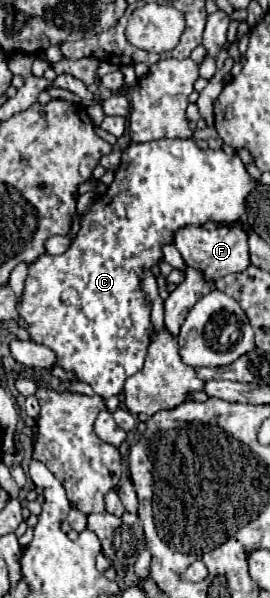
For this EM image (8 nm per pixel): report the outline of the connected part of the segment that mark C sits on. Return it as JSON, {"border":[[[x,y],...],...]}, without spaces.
{"border":[[[160,139],[160,141],[148,141],[148,143],[130,143],[122,151],[120,165],[114,171],[114,181],[110,183],[106,193],[96,197],[92,201],[92,205],[88,207],[88,211],[80,217],[80,231],[72,239],[70,247],[62,255],[48,255],[48,253],[44,253],[44,255],[40,255],[30,265],[30,271],[28,271],[28,277],[26,277],[26,283],[24,283],[24,293],[22,293],[22,297],[20,297],[18,305],[16,305],[18,315],[26,323],[26,331],[30,335],[30,339],[40,343],[40,345],[50,347],[56,353],[56,365],[62,367],[64,371],[72,371],[76,379],[86,381],[88,385],[92,385],[96,395],[112,397],[112,395],[122,393],[124,381],[144,367],[144,357],[146,357],[146,351],[148,351],[148,345],[150,345],[150,333],[152,333],[150,309],[152,309],[152,305],[150,305],[150,299],[146,297],[146,293],[142,291],[142,285],[140,285],[142,273],[146,269],[152,269],[154,265],[160,263],[160,259],[164,257],[162,255],[162,247],[166,243],[170,243],[170,237],[176,233],[176,229],[182,229],[186,225],[204,225],[208,221],[212,221],[212,223],[226,223],[226,225],[236,223],[242,217],[242,213],[244,213],[244,201],[246,201],[246,197],[248,197],[248,193],[252,189],[254,189],[254,183],[252,183],[250,175],[246,173],[244,163],[240,161],[240,157],[234,151],[224,151],[224,149],[202,151],[196,145],[194,139]]]}

